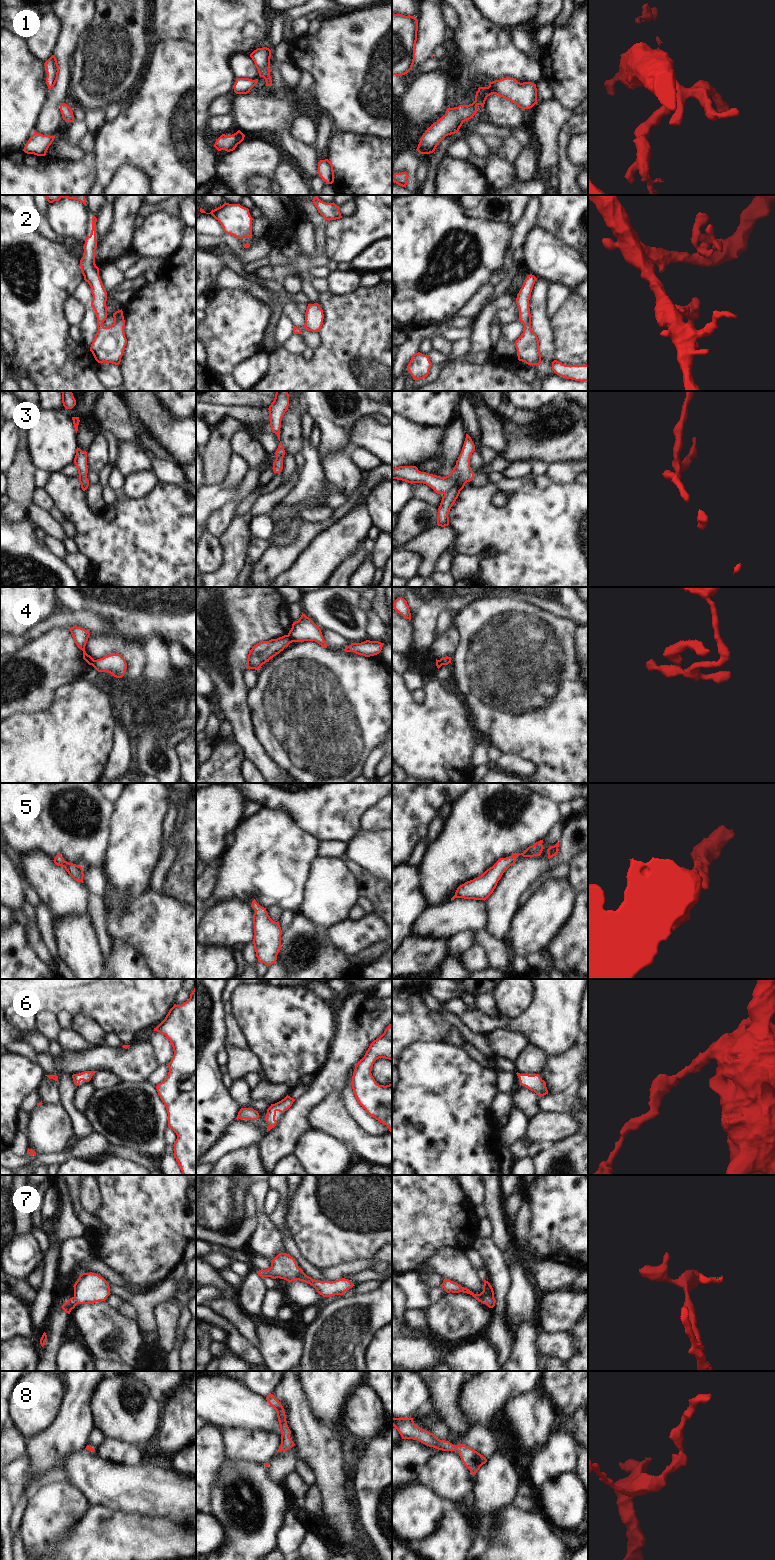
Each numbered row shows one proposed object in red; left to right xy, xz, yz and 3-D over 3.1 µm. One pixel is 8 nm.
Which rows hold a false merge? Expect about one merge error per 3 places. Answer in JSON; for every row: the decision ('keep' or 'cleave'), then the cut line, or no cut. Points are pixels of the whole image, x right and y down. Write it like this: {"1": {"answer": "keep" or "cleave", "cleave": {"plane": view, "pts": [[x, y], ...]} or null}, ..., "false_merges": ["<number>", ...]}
{"1": {"answer": "keep", "cleave": null}, "2": {"answer": "keep", "cleave": null}, "3": {"answer": "keep", "cleave": null}, "4": {"answer": "cleave", "cleave": {"plane": "xz", "pts": [[288, 634], [293, 641]]}}, "5": {"answer": "keep", "cleave": null}, "6": {"answer": "keep", "cleave": null}, "7": {"answer": "keep", "cleave": null}, "8": {"answer": "keep", "cleave": null}, "false_merges": ["4"]}

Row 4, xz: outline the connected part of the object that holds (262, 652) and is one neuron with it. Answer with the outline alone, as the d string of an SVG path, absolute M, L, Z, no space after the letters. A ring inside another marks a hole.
M284 635L277 639L257 643L249 651L247 658L248 669L258 670L263 664L283 651L292 642L289 635Z

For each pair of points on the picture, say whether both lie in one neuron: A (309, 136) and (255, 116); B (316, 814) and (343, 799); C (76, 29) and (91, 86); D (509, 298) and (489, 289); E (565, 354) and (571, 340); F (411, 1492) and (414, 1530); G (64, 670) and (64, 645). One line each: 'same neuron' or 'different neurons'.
A: different neurons
B: same neuron
C: different neurons
D: different neurons
E: same neuron
F: same neuron
G: same neuron

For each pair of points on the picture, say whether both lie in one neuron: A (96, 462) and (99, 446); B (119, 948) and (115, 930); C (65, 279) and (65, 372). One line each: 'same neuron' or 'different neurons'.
A: same neuron
B: different neurons
C: same neuron

